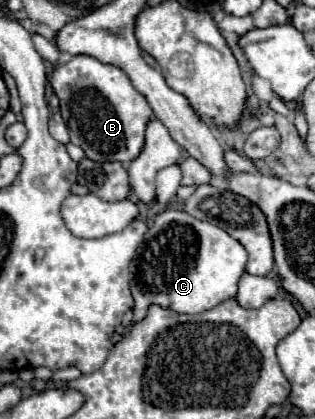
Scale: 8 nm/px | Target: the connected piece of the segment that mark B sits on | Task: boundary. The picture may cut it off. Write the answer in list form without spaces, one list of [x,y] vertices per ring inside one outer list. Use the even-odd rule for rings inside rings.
[[[76,55],[52,73],[52,89],[60,97],[60,113],[68,125],[70,141],[92,161],[134,161],[144,147],[144,131],[154,113],[132,87],[128,75],[90,55]]]

